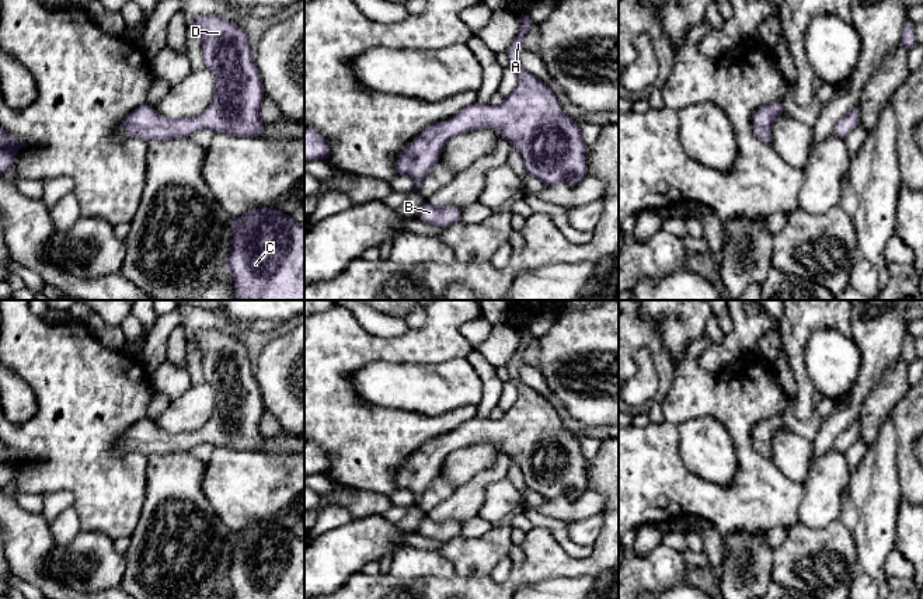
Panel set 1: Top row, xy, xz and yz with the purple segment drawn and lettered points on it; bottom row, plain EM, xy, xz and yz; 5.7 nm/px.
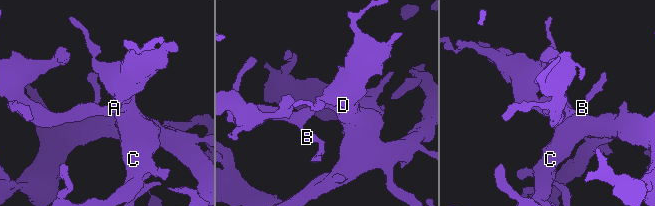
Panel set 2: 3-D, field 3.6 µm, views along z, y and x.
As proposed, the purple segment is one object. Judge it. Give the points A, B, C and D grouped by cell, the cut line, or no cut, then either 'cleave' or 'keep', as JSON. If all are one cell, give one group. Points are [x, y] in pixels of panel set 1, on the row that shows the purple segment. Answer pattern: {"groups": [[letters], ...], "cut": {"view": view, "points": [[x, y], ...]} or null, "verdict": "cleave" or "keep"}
{"groups": [["A", "B", "C", "D"]], "cut": null, "verdict": "keep"}

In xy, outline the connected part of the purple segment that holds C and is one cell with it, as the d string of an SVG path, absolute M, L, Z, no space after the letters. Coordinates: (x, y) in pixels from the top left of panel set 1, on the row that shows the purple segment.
M271 208L233 217L233 245L226 267L233 275L237 300L304 300L304 226Z

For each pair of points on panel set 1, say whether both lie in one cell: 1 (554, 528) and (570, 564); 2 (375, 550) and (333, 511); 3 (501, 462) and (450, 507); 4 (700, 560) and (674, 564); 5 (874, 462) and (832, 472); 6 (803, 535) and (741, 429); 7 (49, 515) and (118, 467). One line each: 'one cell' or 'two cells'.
1: two cells
2: two cells
3: one cell
4: two cells
5: two cells
6: two cells
7: two cells

